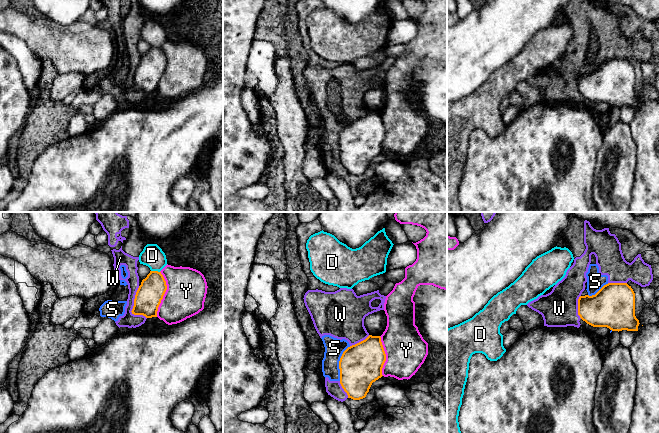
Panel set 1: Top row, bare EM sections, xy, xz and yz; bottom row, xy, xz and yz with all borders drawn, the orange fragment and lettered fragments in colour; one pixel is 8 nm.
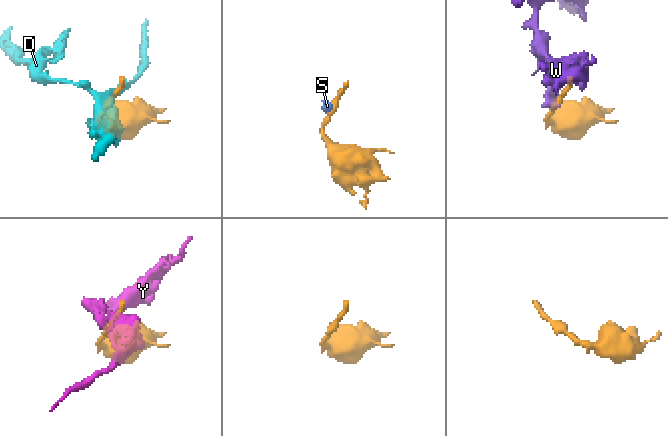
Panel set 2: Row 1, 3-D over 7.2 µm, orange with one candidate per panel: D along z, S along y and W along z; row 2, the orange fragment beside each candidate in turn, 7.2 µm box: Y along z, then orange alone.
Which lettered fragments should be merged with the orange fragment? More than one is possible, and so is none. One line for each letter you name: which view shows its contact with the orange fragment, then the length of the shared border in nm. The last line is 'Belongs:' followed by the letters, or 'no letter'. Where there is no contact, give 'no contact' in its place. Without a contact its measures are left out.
Belongs: no letter

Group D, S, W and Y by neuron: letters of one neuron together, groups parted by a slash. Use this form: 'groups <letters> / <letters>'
groups D / S W / Y

